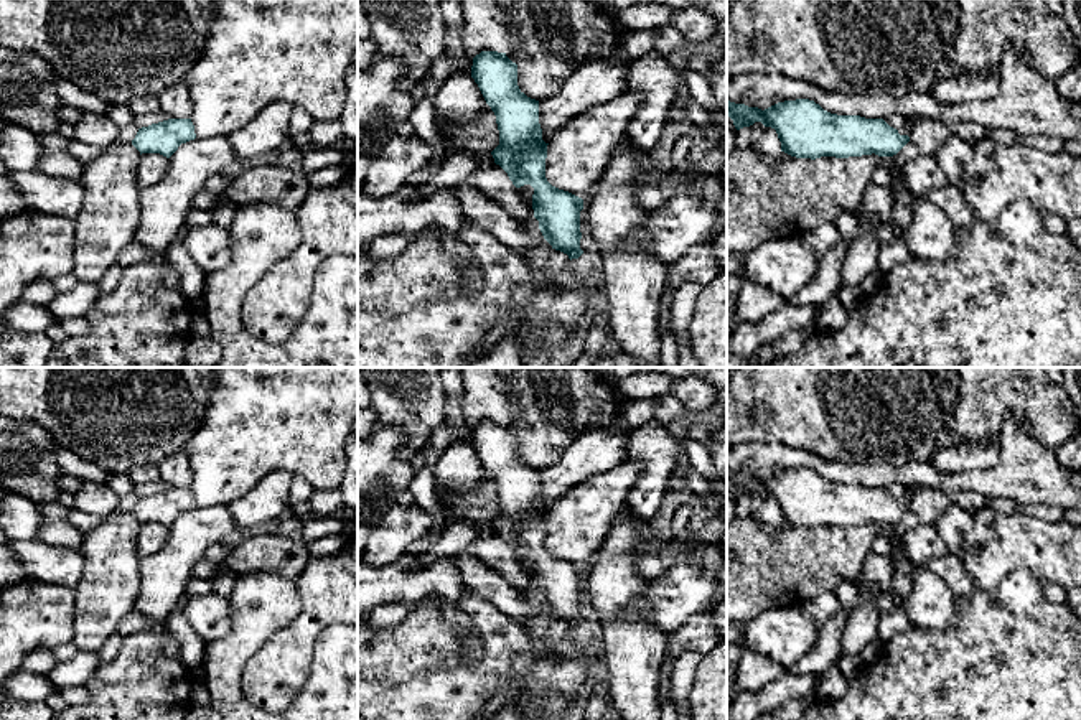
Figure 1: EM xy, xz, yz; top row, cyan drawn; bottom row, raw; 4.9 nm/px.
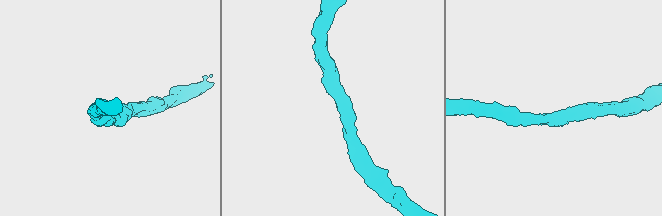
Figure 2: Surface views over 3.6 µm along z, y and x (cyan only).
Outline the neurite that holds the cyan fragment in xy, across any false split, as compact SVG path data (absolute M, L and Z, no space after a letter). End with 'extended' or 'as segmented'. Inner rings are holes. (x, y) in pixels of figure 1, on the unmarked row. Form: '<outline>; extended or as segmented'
M168 488L138 498L132 514L142 522L160 522L170 527L181 512L194 509L191 488Z; as segmented

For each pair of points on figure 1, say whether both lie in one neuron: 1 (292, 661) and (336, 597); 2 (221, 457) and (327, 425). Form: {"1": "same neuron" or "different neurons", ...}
{"1": "same neuron", "2": "same neuron"}

